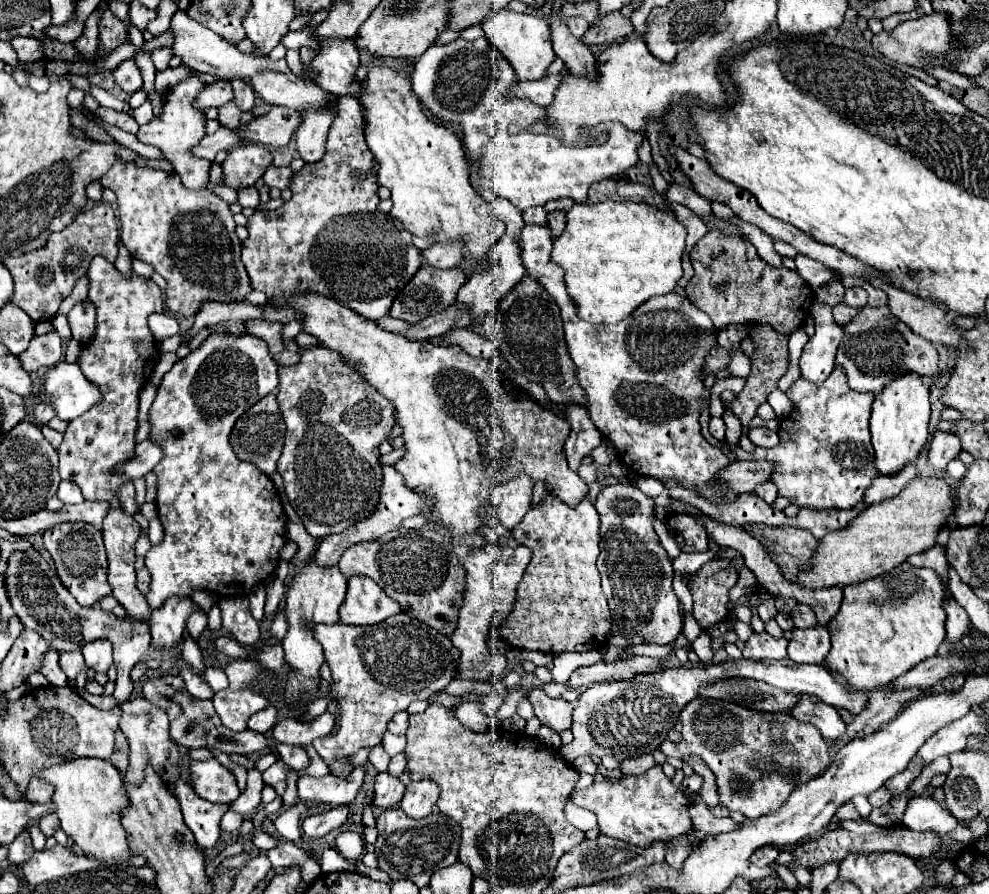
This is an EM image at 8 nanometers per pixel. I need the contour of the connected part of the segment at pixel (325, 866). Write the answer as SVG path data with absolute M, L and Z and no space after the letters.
M329 848L329 850L323 852L321 870L325 874L329 874L329 872L355 872L357 870L357 864L355 862L349 862L347 858L343 858L337 850Z

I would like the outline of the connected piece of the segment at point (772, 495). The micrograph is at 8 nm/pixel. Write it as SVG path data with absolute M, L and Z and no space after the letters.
M765 482L765 484L759 484L751 494L759 496L759 498L765 500L767 504L771 504L771 502L775 502L775 498L777 498L777 488L773 488L773 484Z

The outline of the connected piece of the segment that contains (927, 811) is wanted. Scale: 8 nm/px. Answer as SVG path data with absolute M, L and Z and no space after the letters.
M917 796L915 800L911 800L903 814L903 824L917 832L939 832L939 836L949 836L963 846L973 840L971 830L955 820L931 796Z

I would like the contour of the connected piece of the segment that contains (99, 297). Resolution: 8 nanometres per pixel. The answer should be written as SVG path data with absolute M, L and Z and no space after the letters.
M103 256L91 260L87 278L89 278L89 300L97 308L97 334L89 344L85 344L79 358L79 366L87 376L87 380L91 380L93 384L97 384L97 388L101 388L105 400L97 404L97 408L85 412L85 416L81 416L79 420L71 420L67 432L63 434L63 444L59 448L59 476L67 482L77 484L87 500L113 500L113 492L117 492L121 482L125 482L121 480L121 476L113 476L113 468L125 462L129 456L133 456L135 432L139 428L137 422L139 390L149 380L153 366L157 362L157 346L147 328L147 316L153 312L163 312L163 292L151 278L145 280L135 272L131 272L129 276L117 272L115 264L111 264Z

